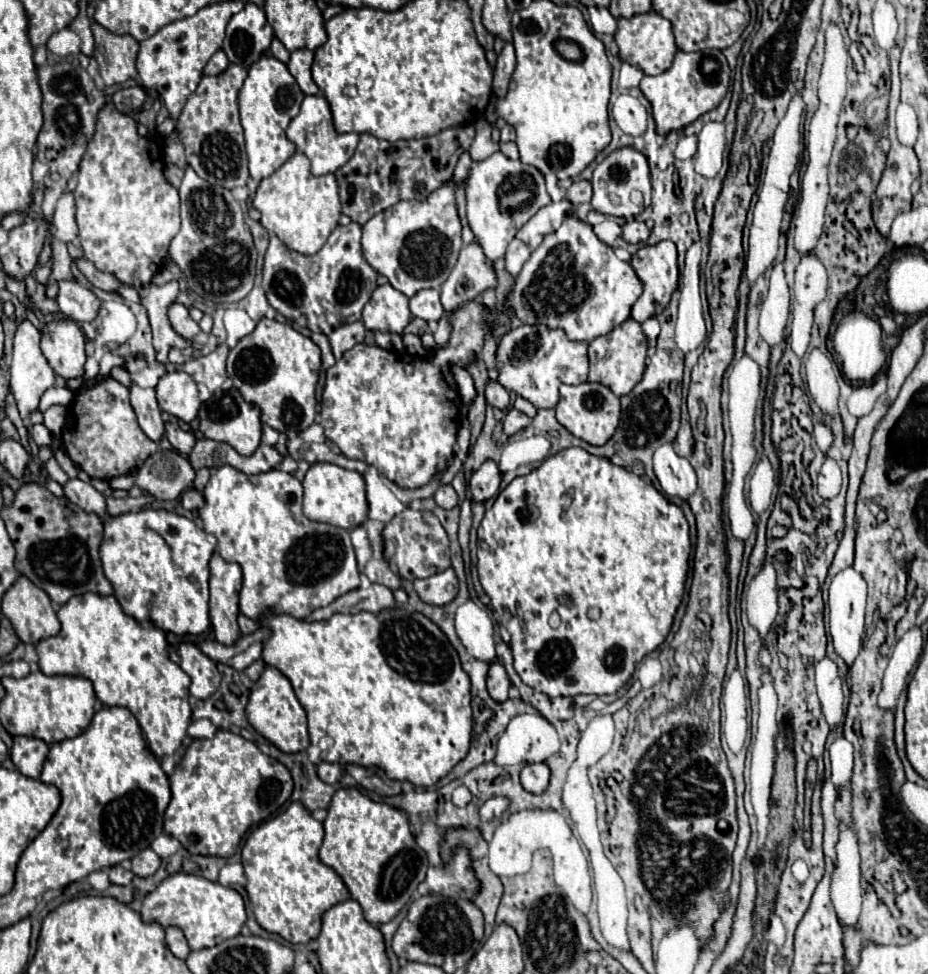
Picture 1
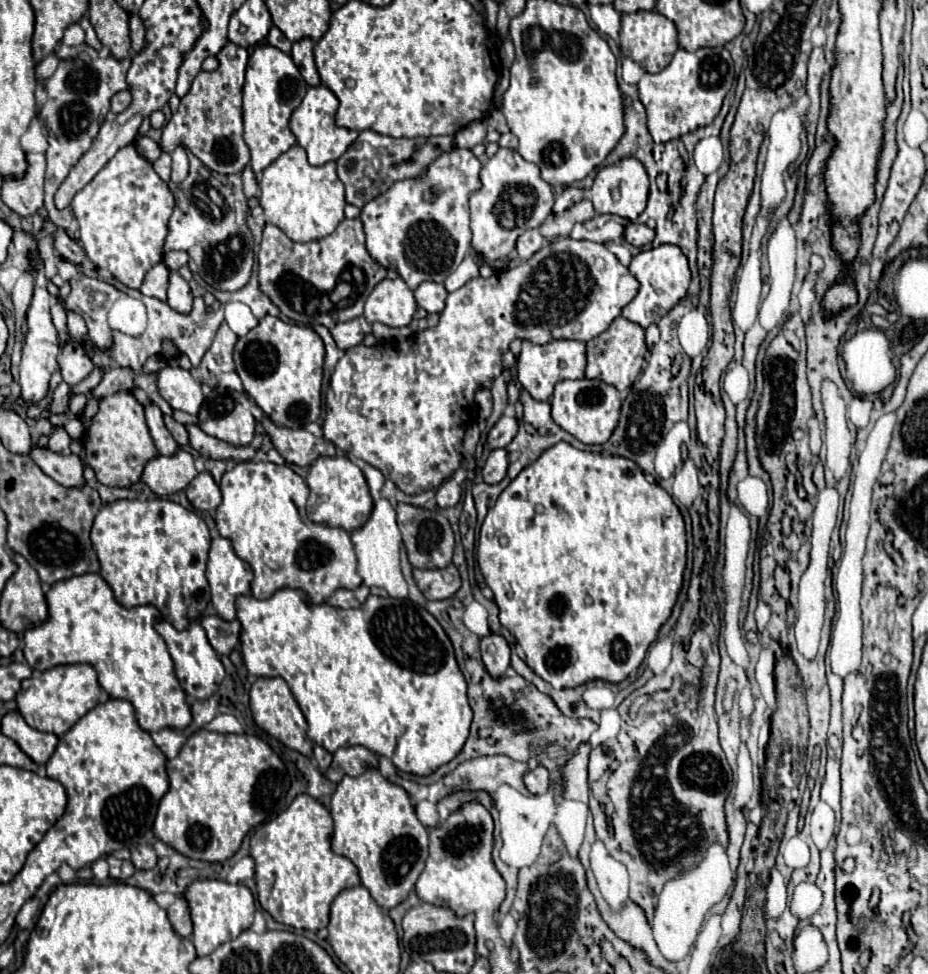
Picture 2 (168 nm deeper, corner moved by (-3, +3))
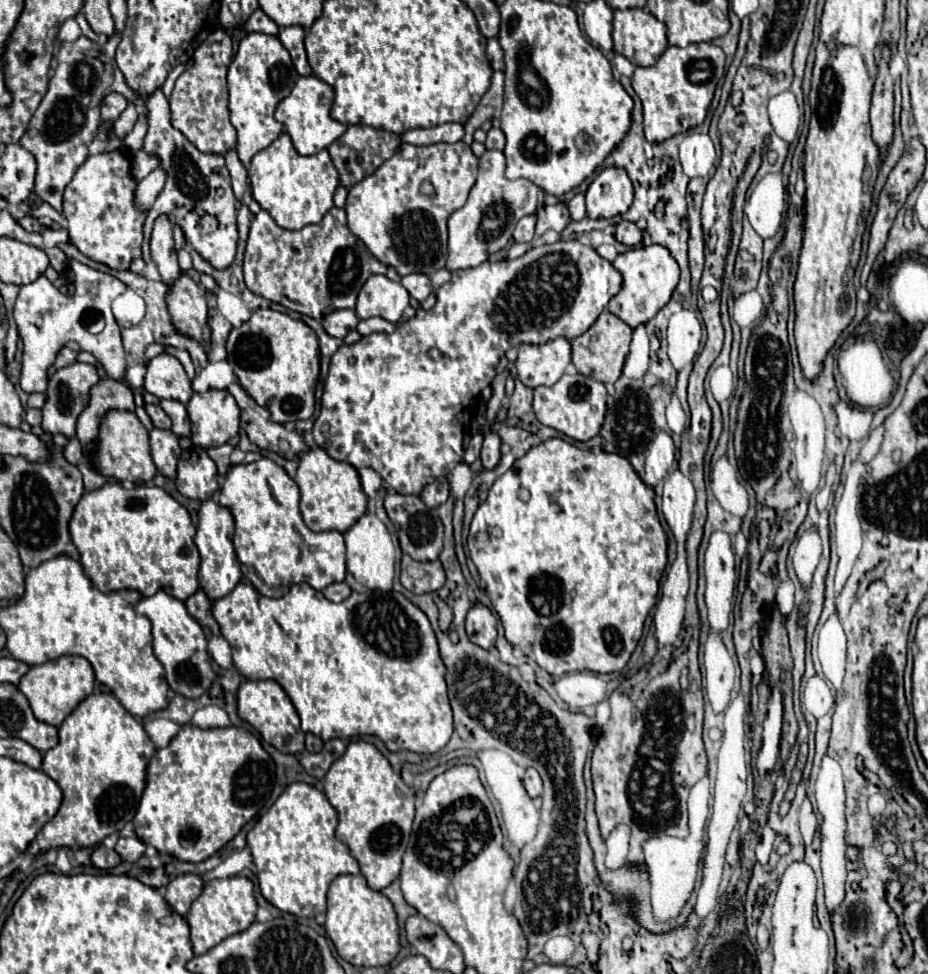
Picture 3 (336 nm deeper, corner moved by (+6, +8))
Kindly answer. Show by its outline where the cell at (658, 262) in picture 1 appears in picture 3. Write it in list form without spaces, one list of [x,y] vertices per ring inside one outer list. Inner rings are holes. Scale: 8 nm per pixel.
[[[650,245],[650,247],[634,247],[626,253],[618,255],[612,263],[622,273],[622,289],[610,299],[608,311],[622,319],[626,325],[636,329],[642,323],[648,323],[672,297],[674,287],[678,285],[678,263],[672,259],[670,251],[662,245]]]

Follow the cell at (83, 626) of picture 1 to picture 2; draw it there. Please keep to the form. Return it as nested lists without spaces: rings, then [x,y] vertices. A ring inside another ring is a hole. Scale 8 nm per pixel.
[[[83,574],[53,584],[47,592],[47,604],[47,622],[27,630],[23,638],[25,660],[35,672],[61,664],[91,664],[99,674],[101,688],[111,698],[133,704],[137,722],[143,730],[183,730],[191,724],[193,716],[187,694],[177,680],[167,646],[155,630],[155,622],[161,618],[157,608],[123,608],[99,574]]]

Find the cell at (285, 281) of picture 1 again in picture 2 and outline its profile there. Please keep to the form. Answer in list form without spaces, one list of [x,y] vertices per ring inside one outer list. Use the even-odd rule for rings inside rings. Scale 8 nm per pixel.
[[[359,218],[355,220],[343,220],[333,234],[329,234],[323,240],[317,242],[293,242],[289,240],[277,226],[267,224],[263,230],[261,250],[259,250],[259,288],[269,296],[269,300],[293,322],[315,326],[323,324],[327,328],[333,328],[337,322],[347,322],[363,314],[363,304],[371,290],[385,278],[387,270],[377,264],[367,248],[365,248],[365,234],[363,224]]]

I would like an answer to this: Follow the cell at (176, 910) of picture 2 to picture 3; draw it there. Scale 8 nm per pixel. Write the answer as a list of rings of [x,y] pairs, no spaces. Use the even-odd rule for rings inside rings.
[[[188,873],[188,875],[178,875],[176,879],[170,881],[170,885],[166,887],[166,895],[164,899],[168,901],[168,905],[172,907],[174,913],[178,915],[186,915],[192,901],[200,895],[200,891],[204,889],[204,883],[206,879],[202,875],[194,875],[194,873]]]

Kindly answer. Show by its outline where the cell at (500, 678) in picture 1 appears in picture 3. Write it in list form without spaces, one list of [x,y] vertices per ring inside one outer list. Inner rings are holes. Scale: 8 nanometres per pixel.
[[[474,603],[466,615],[466,633],[472,643],[490,649],[496,643],[496,619],[482,603]]]

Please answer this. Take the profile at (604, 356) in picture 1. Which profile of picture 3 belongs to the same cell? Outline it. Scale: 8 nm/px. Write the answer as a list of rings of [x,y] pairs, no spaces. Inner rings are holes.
[[[602,311],[600,317],[594,321],[594,325],[580,337],[572,339],[572,363],[576,365],[578,373],[592,377],[602,383],[616,383],[616,379],[622,375],[624,359],[628,355],[628,347],[632,341],[632,329],[620,321],[616,315]]]

